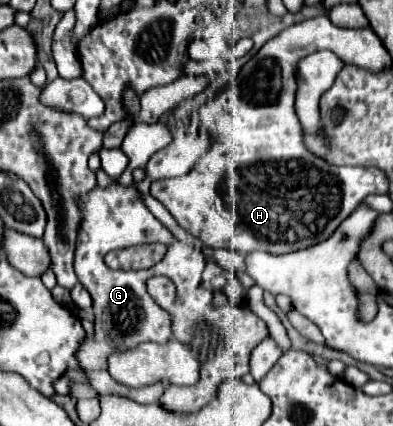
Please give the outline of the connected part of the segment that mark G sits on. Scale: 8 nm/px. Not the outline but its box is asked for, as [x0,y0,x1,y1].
[75,182,193,402]

